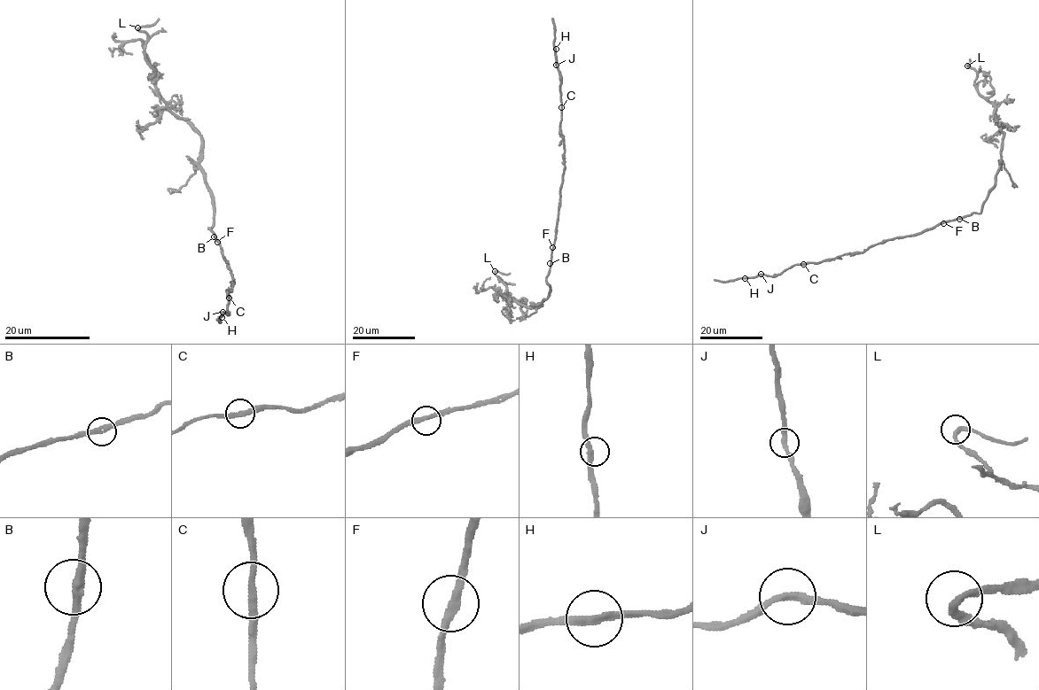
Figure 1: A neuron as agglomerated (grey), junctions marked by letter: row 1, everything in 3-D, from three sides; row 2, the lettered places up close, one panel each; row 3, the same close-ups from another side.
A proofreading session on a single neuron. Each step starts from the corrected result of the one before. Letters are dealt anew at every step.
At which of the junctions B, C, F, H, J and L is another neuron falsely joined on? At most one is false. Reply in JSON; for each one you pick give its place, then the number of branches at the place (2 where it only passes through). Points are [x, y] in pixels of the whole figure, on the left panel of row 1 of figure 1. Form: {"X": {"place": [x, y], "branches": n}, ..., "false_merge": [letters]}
{"false_merge": []}

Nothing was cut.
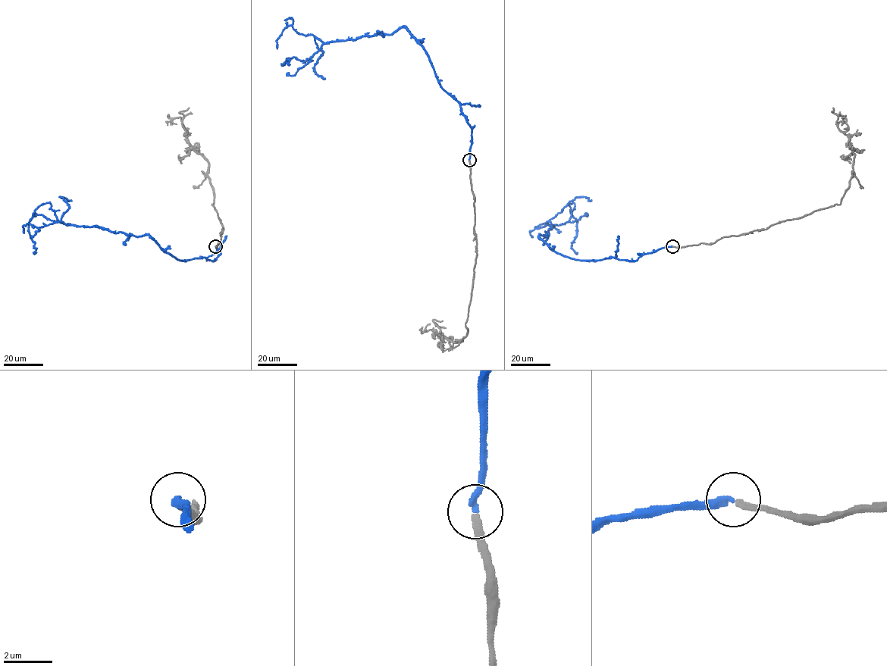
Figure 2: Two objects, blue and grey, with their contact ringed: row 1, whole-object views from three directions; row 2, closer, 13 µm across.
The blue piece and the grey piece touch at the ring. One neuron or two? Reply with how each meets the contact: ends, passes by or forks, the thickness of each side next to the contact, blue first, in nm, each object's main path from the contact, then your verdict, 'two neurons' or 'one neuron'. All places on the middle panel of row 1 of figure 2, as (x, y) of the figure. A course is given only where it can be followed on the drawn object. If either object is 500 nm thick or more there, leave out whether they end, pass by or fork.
blue ends; grey ends; calibres 280 and 240 nm; course blue (469, 161), (467, 117), (402, 26), (324, 42), (305, 62), (293, 57), (282, 65), (287, 59), (287, 64); course grey (469, 161), (477, 254), (465, 323), (467, 334), (455, 342), (440, 336), (433, 320), (443, 320); one neuron

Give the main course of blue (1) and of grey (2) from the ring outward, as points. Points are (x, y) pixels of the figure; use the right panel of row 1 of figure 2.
1: (672, 246), (629, 261), (556, 253), (539, 236), (568, 220), (572, 202), (576, 254)
2: (672, 246), (714, 243), (841, 203), (849, 186), (854, 154), (849, 138), (837, 126), (832, 107)

